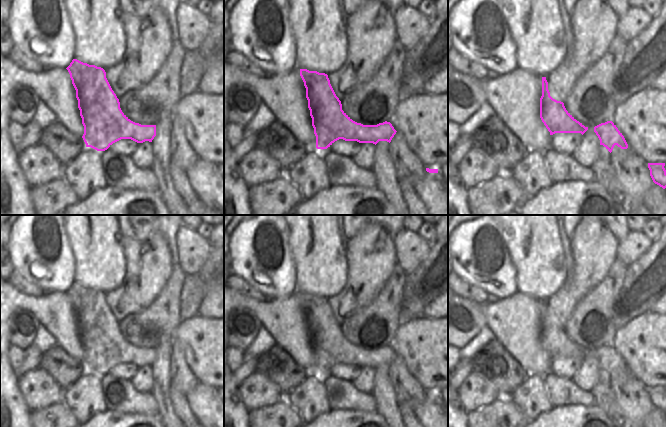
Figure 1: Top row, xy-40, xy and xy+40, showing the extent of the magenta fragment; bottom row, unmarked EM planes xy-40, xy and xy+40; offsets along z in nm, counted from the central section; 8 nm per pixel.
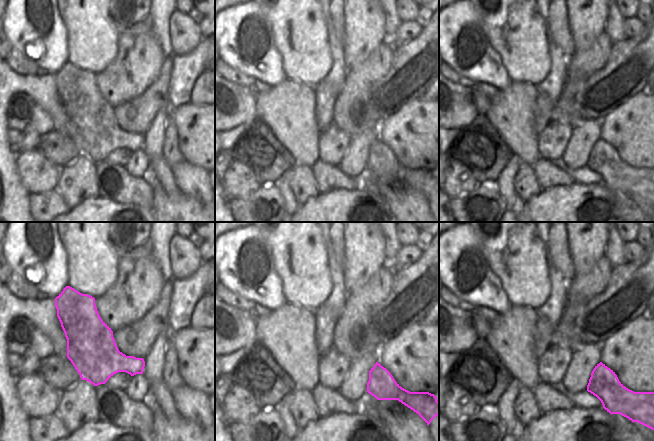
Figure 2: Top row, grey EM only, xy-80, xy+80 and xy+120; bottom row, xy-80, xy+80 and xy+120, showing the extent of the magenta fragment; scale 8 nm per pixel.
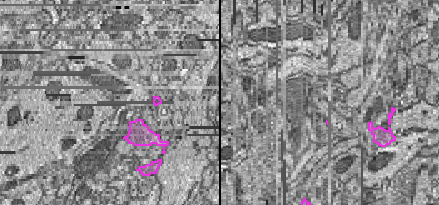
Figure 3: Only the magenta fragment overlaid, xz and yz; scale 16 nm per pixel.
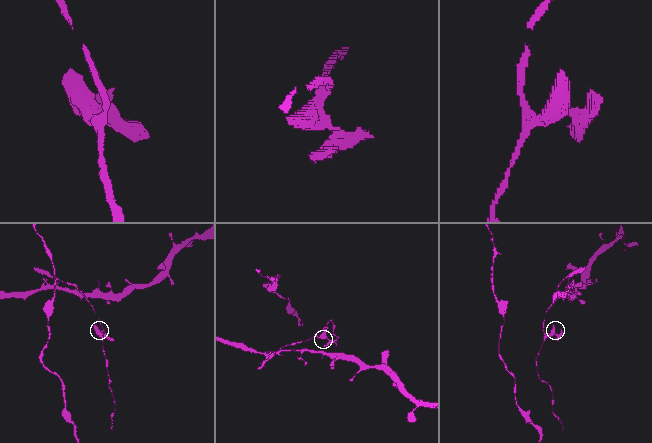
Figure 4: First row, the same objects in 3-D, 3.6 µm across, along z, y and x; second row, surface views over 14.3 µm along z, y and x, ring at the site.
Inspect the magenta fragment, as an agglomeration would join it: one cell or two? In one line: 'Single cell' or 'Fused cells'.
Single cell

